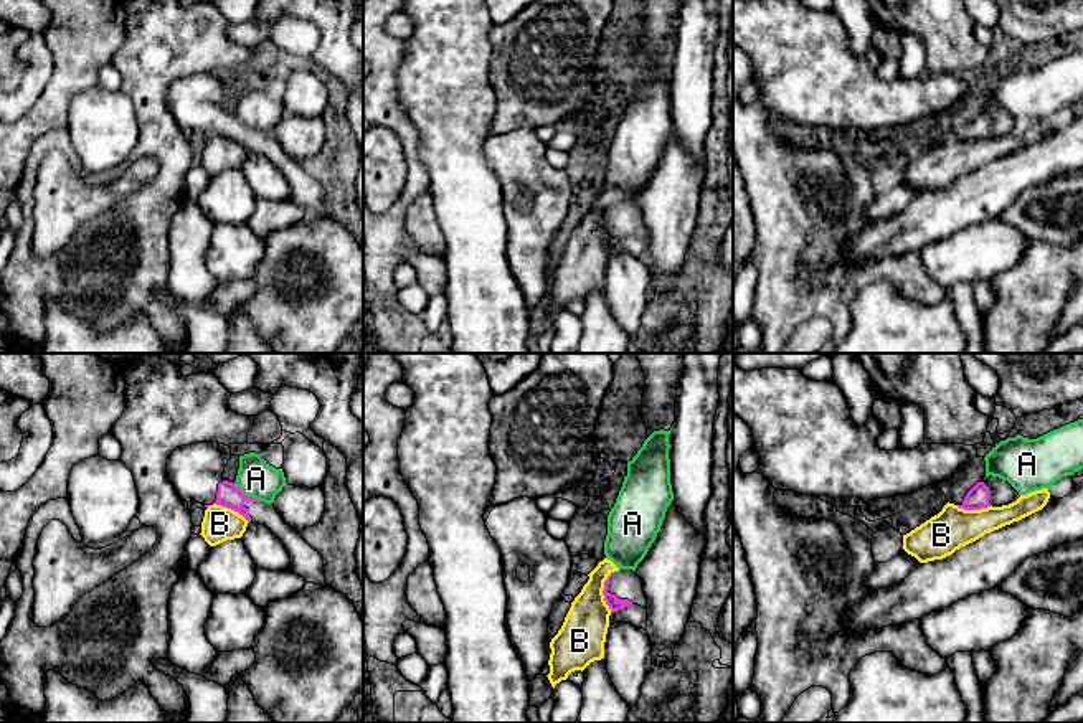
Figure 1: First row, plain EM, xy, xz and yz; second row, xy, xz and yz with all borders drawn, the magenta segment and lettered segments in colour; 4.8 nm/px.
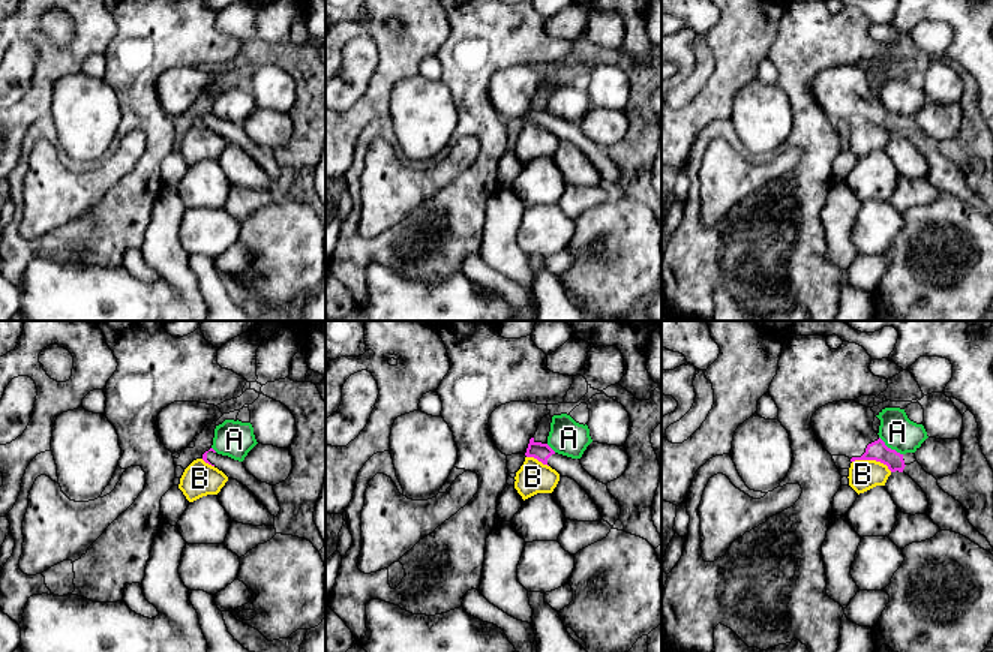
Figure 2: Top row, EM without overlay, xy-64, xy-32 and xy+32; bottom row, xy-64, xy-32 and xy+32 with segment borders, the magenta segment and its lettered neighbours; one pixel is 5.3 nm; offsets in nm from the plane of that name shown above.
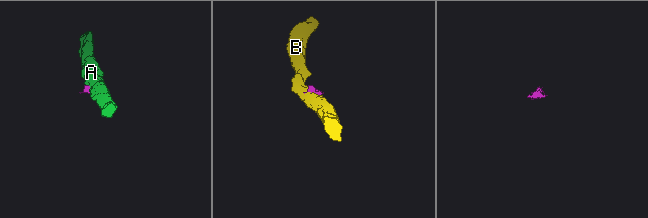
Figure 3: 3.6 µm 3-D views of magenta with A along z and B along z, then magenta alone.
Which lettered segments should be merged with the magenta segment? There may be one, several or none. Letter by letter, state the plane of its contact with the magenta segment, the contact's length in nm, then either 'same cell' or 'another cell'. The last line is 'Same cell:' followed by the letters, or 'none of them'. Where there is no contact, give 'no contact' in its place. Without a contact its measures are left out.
A: xy | 160 nm | another cell
B: xz | 180 nm | another cell
Same cell: none of them

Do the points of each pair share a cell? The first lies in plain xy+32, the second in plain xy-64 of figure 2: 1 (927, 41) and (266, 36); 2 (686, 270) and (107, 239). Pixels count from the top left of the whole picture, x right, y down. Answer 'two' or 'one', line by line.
1: one
2: one

